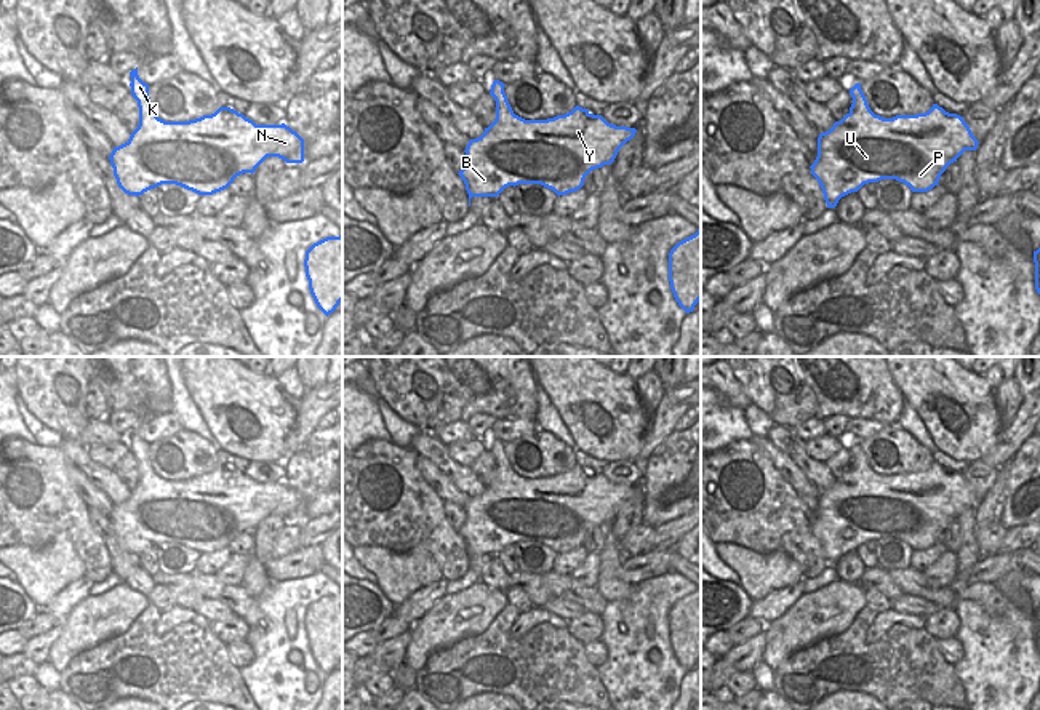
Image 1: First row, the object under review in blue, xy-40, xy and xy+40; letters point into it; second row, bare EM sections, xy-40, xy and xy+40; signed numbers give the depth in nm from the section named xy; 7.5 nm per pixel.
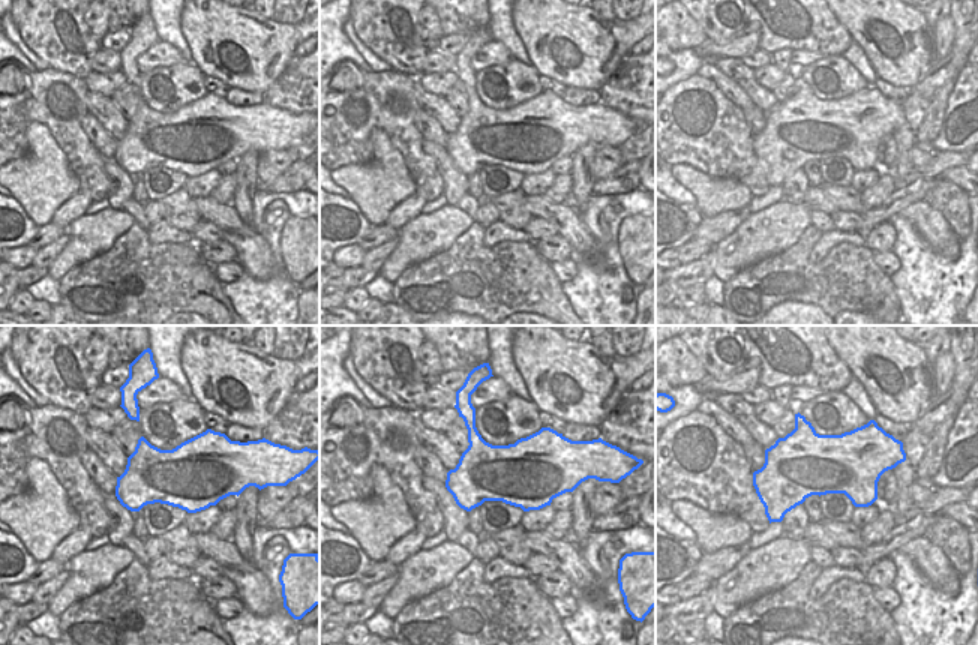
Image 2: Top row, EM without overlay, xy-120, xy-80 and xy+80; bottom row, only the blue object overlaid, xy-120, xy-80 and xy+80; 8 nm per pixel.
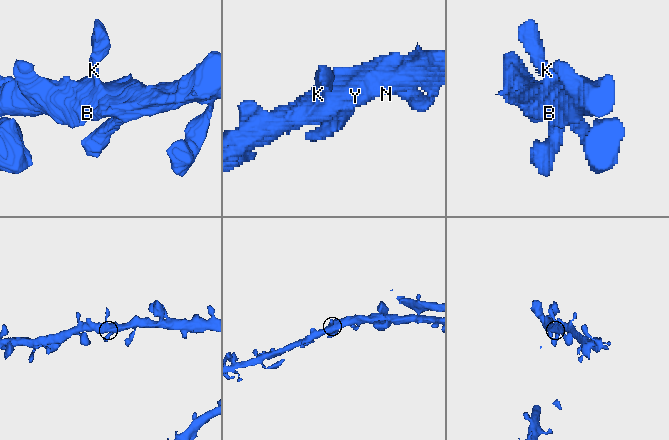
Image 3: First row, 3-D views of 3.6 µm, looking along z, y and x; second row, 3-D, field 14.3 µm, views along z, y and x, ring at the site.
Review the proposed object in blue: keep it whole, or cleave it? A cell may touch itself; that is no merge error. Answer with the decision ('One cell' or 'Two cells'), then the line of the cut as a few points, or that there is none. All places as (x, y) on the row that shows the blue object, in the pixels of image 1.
One cell. No split.

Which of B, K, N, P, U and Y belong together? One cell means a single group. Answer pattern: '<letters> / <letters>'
B K N P U Y

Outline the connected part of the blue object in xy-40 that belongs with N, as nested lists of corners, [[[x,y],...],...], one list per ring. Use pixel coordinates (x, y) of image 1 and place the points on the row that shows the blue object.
[[[138,67],[130,75],[139,125],[109,157],[117,184],[128,195],[139,197],[162,184],[213,195],[237,176],[253,174],[267,157],[304,162],[304,139],[290,126],[256,125],[230,107],[189,122],[165,122],[154,114]]]

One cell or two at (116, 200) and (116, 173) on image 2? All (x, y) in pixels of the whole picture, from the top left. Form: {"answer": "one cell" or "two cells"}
{"answer": "one cell"}

